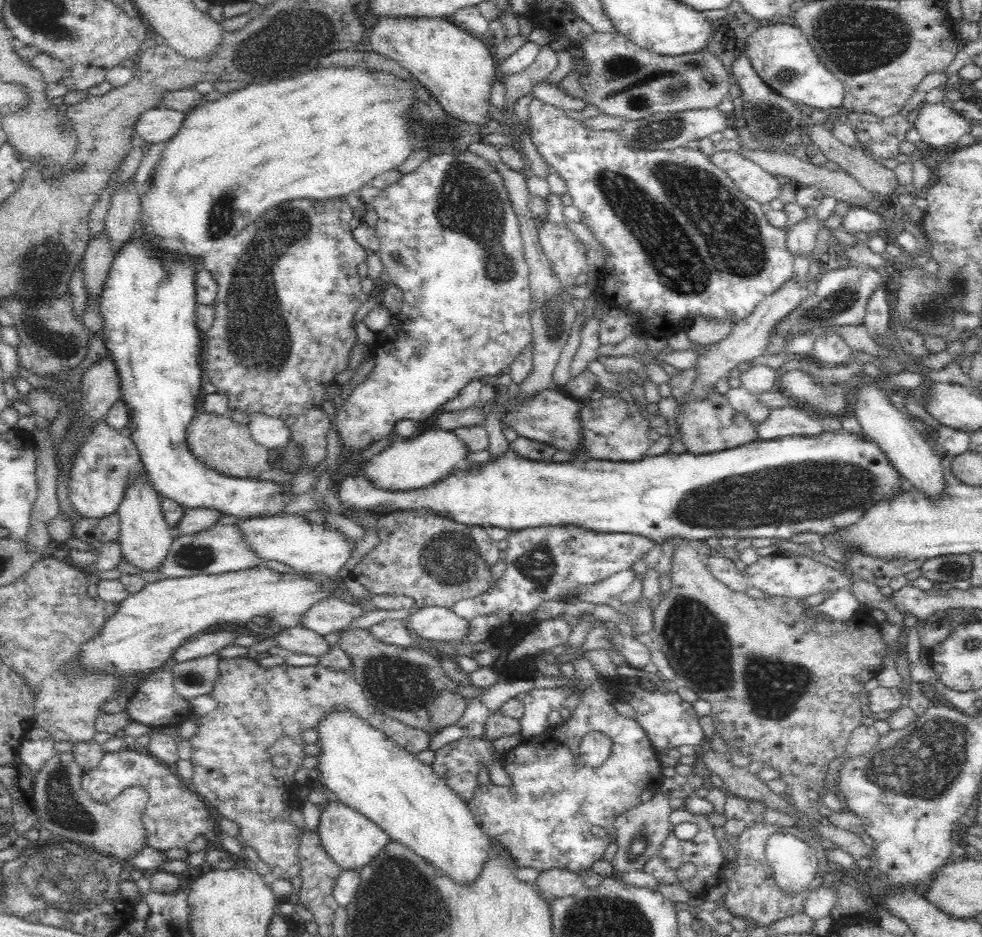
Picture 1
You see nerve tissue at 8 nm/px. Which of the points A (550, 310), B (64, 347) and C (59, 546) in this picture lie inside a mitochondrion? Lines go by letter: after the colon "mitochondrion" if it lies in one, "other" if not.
A: mitochondrion
B: mitochondrion
C: other

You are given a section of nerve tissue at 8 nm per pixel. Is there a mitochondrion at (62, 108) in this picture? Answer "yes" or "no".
no

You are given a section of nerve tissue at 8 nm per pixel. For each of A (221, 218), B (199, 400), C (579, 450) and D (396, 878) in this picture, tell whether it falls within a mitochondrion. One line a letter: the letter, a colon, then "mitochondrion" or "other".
A: mitochondrion
B: other
C: other
D: mitochondrion

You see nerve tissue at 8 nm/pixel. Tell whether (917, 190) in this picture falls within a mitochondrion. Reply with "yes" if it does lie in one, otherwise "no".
no

